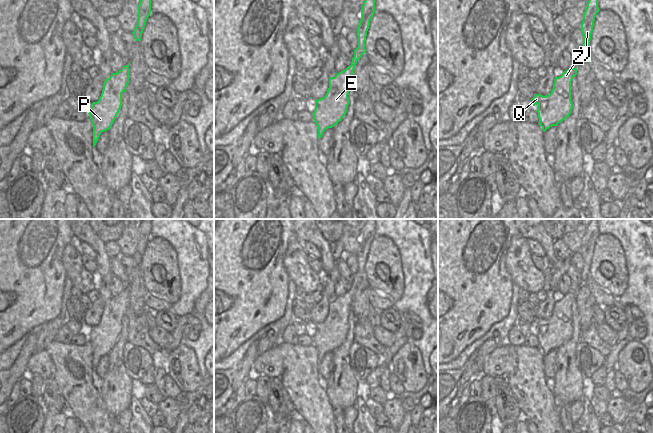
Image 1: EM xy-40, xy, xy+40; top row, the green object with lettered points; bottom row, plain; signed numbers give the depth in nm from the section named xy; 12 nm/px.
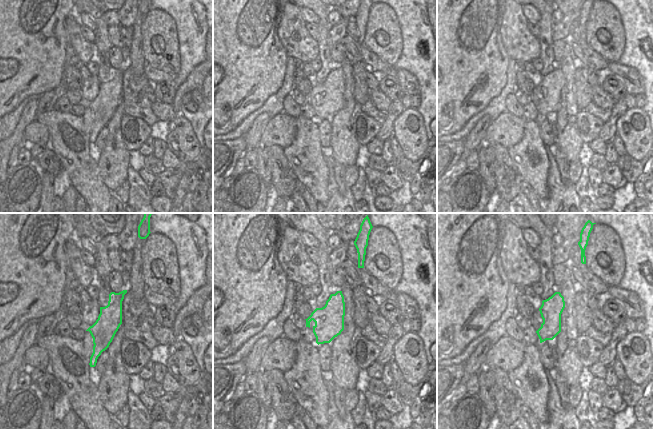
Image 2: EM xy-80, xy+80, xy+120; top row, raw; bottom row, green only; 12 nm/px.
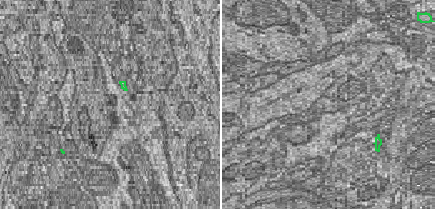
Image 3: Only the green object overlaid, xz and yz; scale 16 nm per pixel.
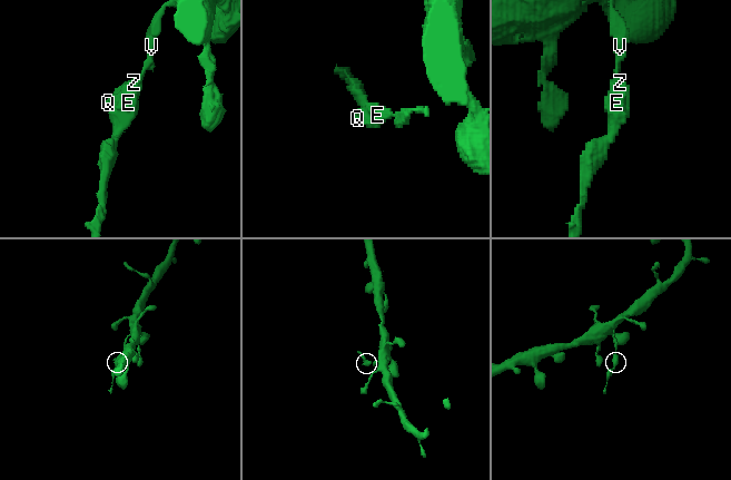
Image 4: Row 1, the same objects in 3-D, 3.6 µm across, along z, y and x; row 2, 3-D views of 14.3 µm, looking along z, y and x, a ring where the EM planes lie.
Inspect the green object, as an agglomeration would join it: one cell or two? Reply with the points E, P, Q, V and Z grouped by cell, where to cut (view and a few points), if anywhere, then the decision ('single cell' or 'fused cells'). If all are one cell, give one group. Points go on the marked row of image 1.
E P Q Z / V; cut in xy along (351, 64), (354, 65); fused cells

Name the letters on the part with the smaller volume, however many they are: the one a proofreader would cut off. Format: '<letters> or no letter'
E, P, Q, Z

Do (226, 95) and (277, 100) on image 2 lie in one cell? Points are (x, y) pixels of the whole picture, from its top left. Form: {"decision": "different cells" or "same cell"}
{"decision": "different cells"}

